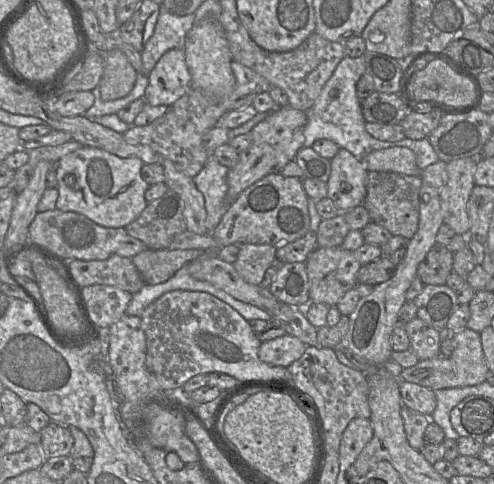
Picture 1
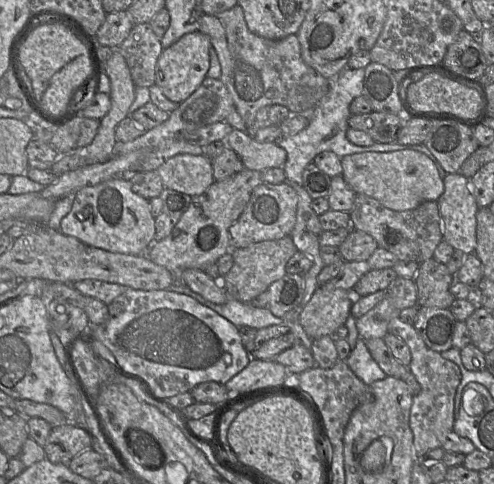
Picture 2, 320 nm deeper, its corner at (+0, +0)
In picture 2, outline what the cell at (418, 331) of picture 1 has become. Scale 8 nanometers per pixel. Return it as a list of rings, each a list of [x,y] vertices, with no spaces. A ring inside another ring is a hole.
[[[394,316],[388,324],[388,333],[401,338],[409,347],[411,362],[408,369],[420,384],[420,392],[413,396],[409,426],[413,433],[413,446],[419,460],[431,449],[442,447],[446,435],[453,430],[455,396],[461,381],[461,370],[441,353],[431,350],[417,333],[413,324],[405,323]]]

